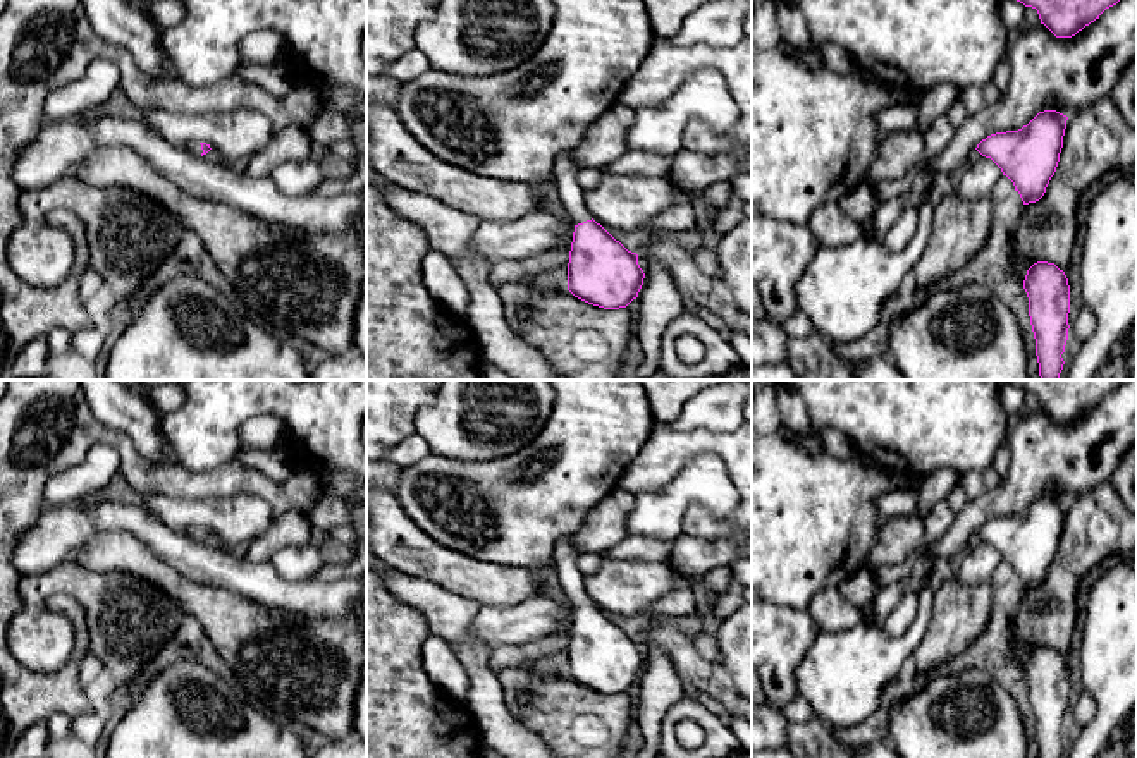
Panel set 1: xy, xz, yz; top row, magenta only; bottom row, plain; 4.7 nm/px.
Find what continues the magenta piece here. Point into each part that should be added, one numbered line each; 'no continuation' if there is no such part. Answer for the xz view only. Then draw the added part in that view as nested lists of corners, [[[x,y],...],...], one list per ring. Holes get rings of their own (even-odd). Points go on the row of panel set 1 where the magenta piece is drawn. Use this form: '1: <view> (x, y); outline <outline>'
1: xz (565, 176); outline [[[561,151],[552,170],[552,189],[557,193],[566,217],[575,223],[592,220],[585,205],[585,189],[578,184],[578,165],[571,151]]]

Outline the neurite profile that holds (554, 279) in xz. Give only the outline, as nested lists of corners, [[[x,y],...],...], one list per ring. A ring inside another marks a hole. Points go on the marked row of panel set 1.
[[[568,266],[538,270],[525,275],[525,280],[538,292],[569,292],[568,290]]]

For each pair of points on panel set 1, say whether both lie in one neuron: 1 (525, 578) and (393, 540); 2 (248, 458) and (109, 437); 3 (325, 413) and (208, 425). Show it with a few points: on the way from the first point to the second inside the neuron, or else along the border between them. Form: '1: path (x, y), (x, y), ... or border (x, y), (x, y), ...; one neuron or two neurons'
1: path (492, 578), (472, 578), (425, 557); one neuron
2: border (234, 459), (270, 478); two neurons
3: path (296, 404), (238, 403); one neuron

